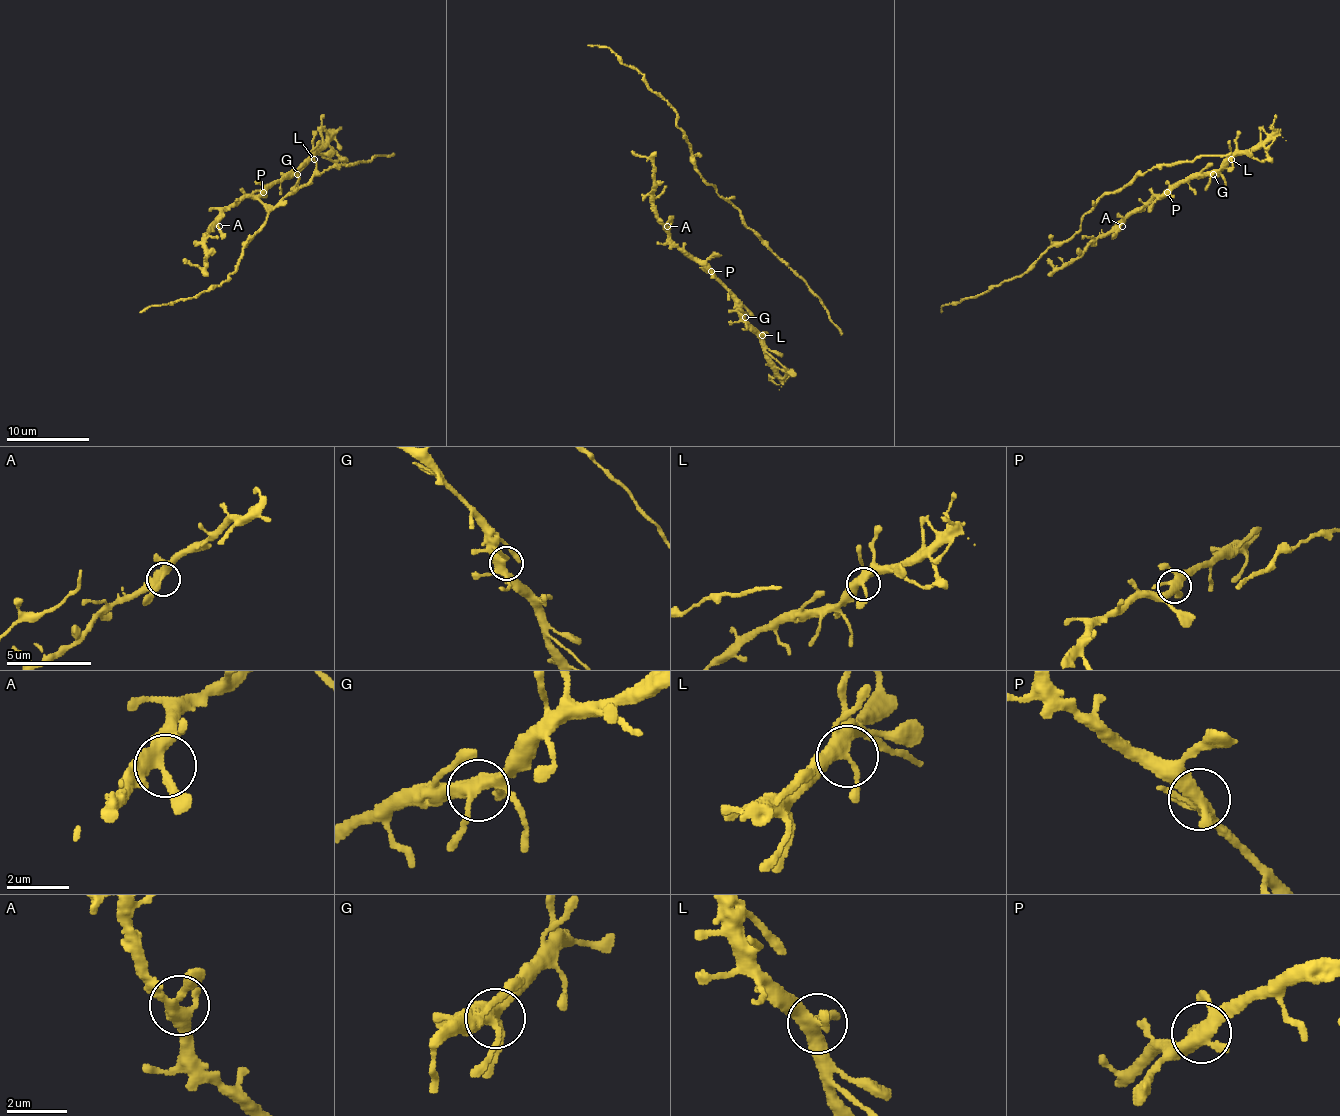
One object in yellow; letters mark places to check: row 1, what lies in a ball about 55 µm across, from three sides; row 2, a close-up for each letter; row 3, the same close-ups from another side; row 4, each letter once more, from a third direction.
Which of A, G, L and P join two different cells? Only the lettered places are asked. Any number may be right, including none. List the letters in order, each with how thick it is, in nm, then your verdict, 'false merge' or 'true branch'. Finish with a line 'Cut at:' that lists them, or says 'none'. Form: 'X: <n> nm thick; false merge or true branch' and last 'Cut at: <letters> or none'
A: 340 nm thick; true branch
G: 400 nm thick; true branch
L: 340 nm thick; true branch
P: 400 nm thick; true branch
Cut at: none

